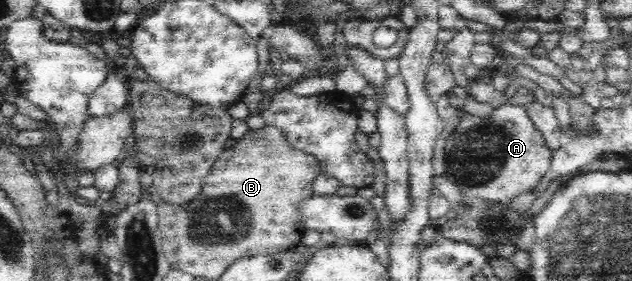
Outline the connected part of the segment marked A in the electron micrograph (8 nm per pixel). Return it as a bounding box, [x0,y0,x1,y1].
[445,104,555,204]

